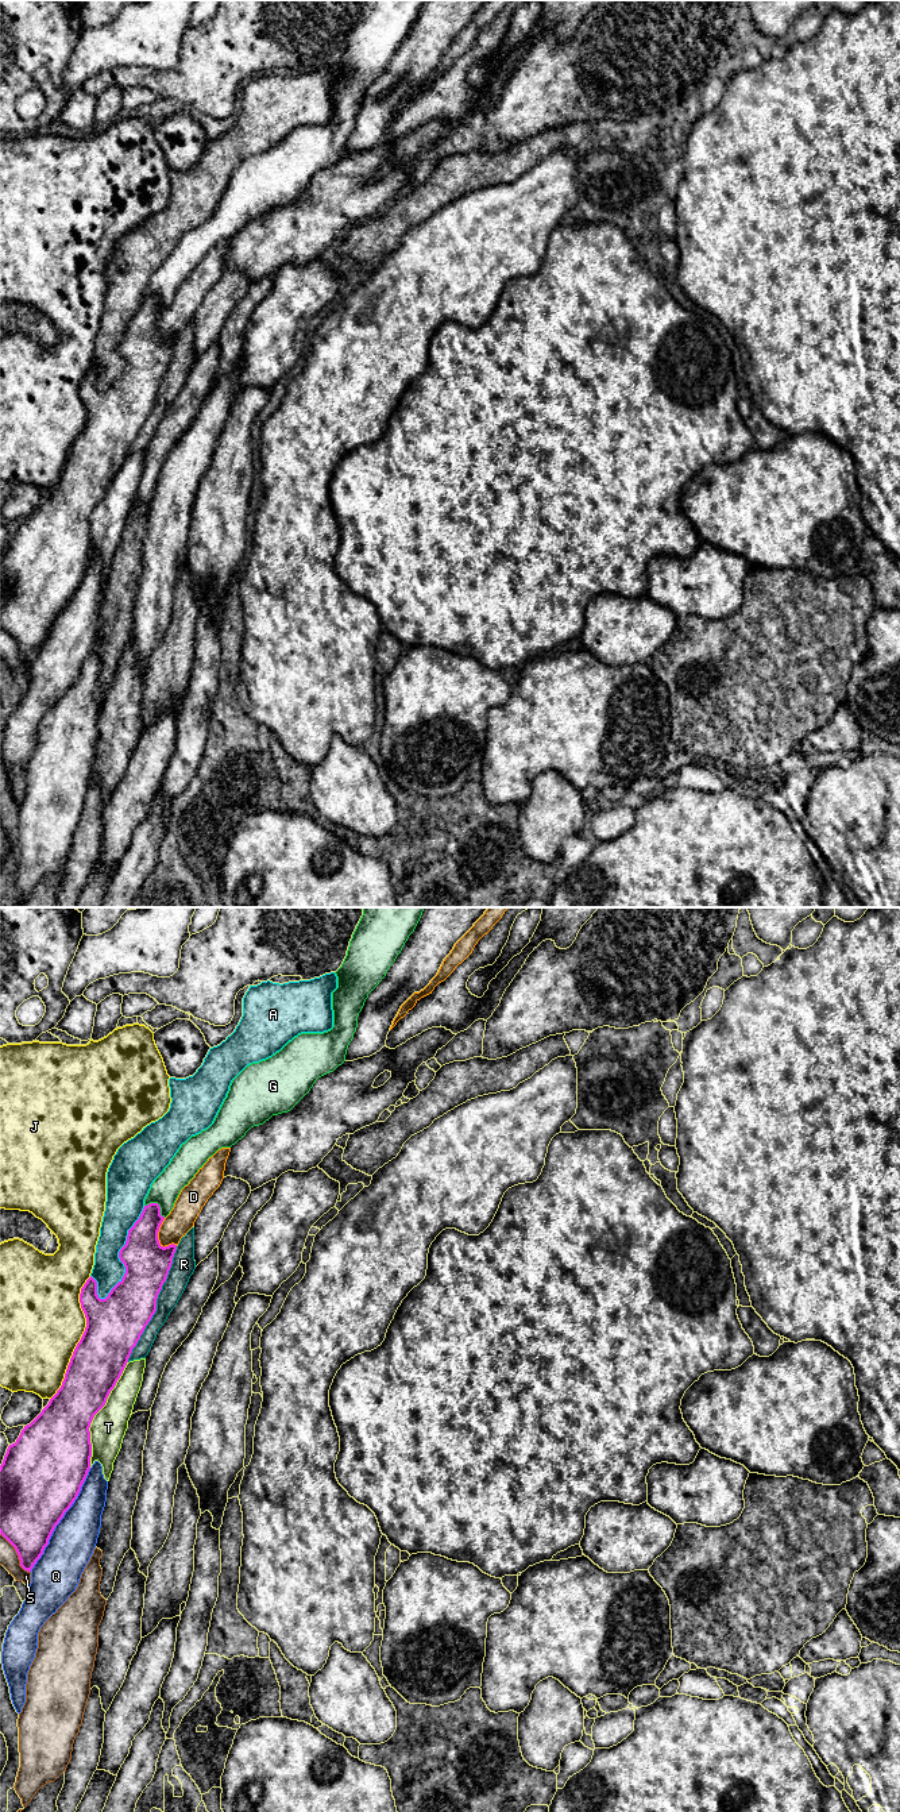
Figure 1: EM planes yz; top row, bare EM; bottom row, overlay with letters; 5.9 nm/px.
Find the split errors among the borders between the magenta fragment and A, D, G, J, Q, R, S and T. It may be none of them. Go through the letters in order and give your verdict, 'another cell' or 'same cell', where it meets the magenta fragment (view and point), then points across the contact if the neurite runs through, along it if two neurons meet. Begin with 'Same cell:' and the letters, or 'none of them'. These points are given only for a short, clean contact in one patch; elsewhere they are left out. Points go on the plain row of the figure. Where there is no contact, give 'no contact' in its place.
Same cell: none of them
A: another cell; meets magenta in yz at (119, 347)
D: another cell; meets magenta in yz at (157, 326)
G: another cell; meets magenta in yz at (158, 297)
J: another cell; meets magenta in yz at (81, 431)
Q: another cell; meets magenta in yz at (61, 610)
R: another cell; meets magenta in yz at (155, 397)
S: another cell; meets magenta in yz at (18, 647)
T: another cell; meets magenta in yz at (96, 505)

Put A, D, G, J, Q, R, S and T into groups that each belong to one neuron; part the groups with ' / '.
A / D / G / J / Q / R / S / T

